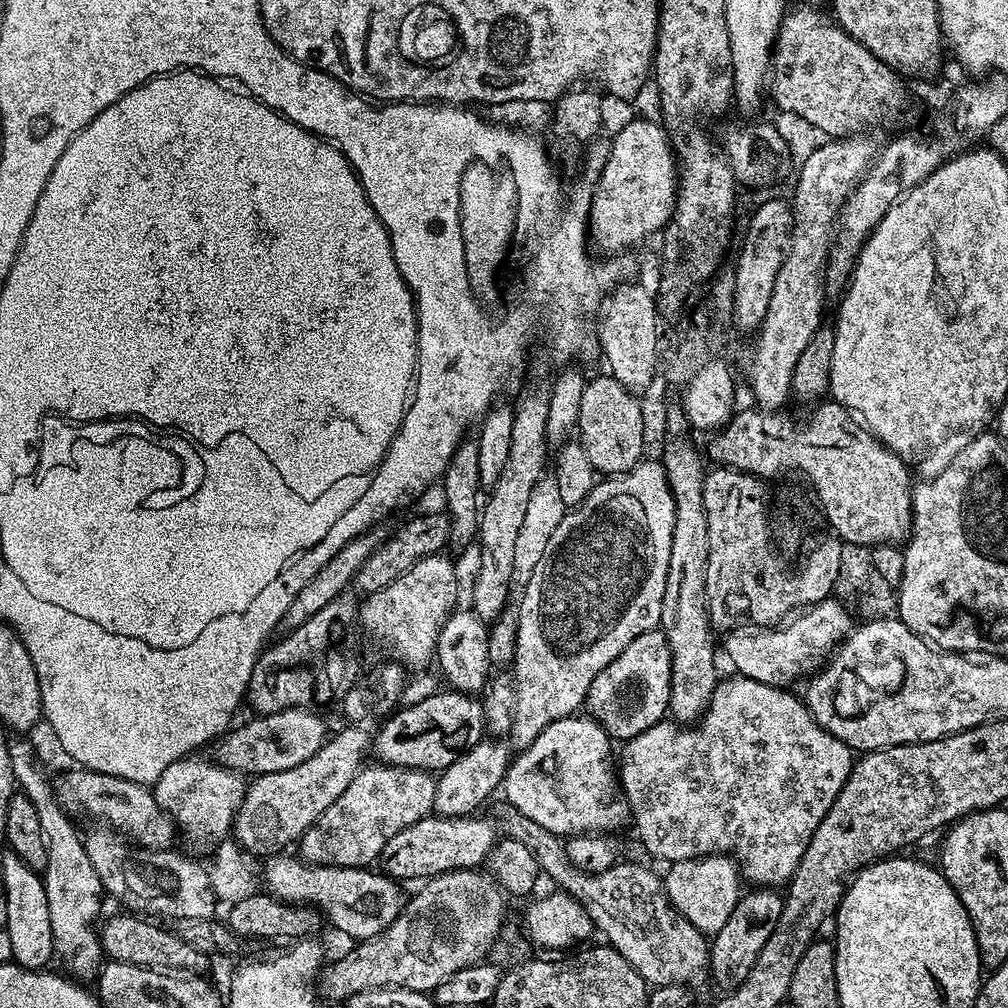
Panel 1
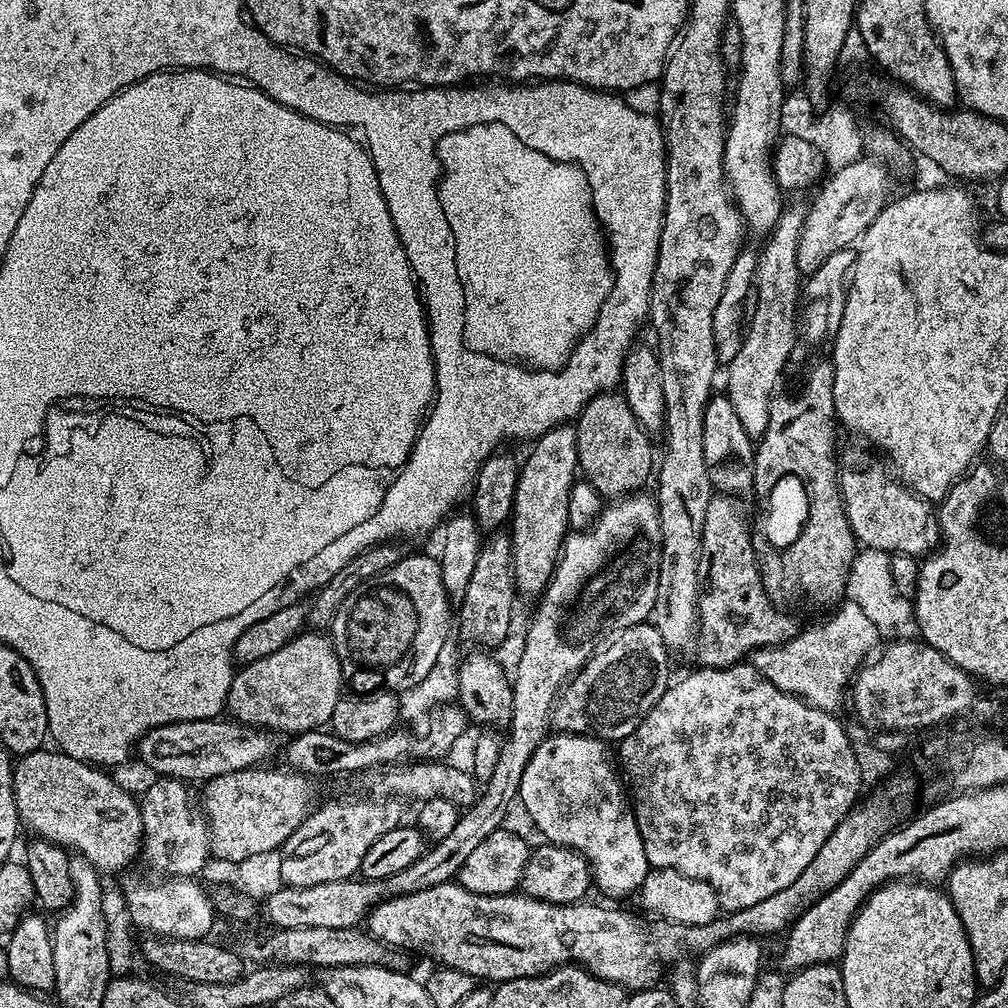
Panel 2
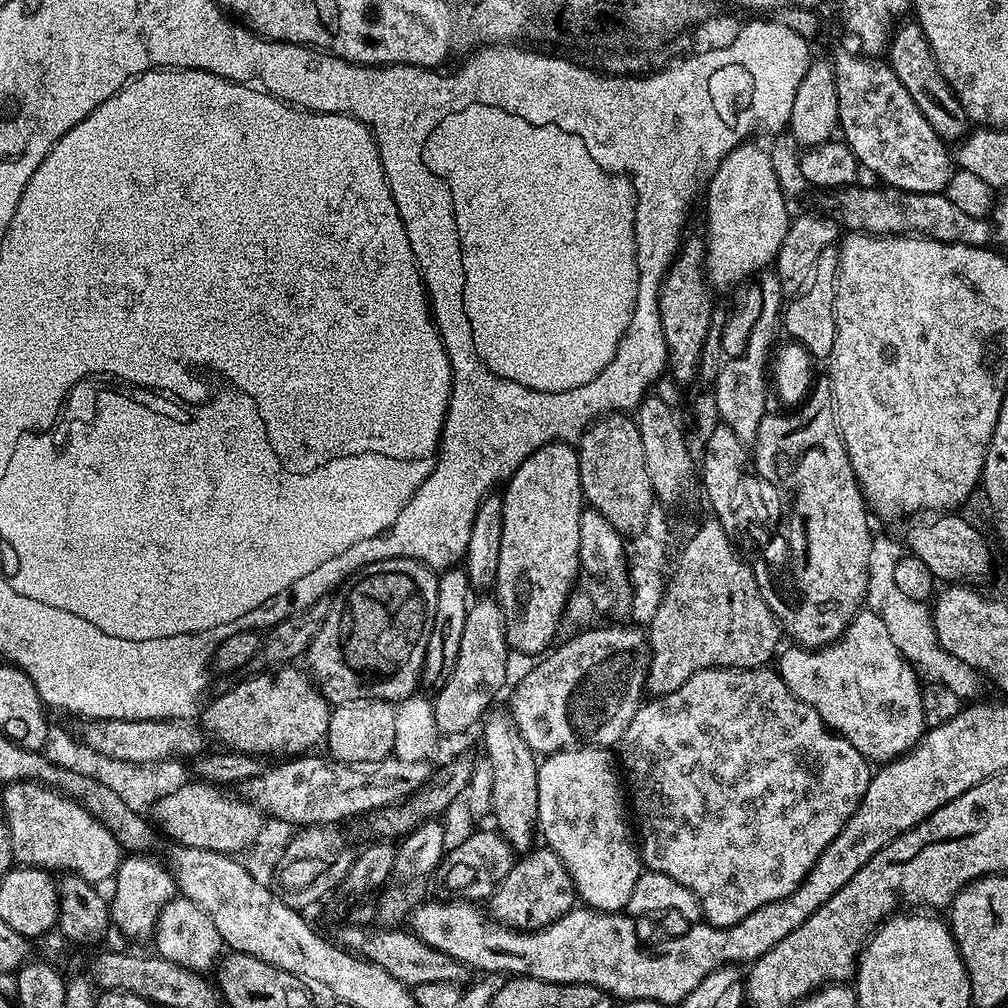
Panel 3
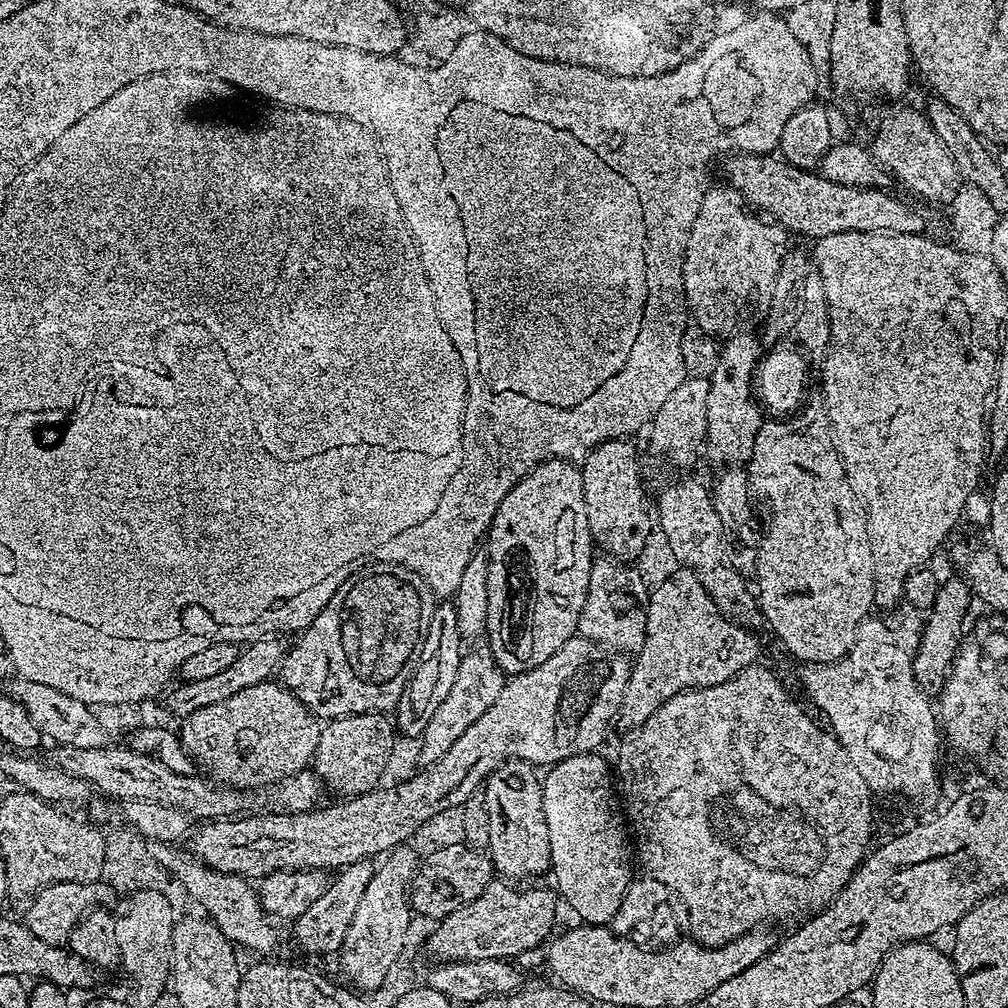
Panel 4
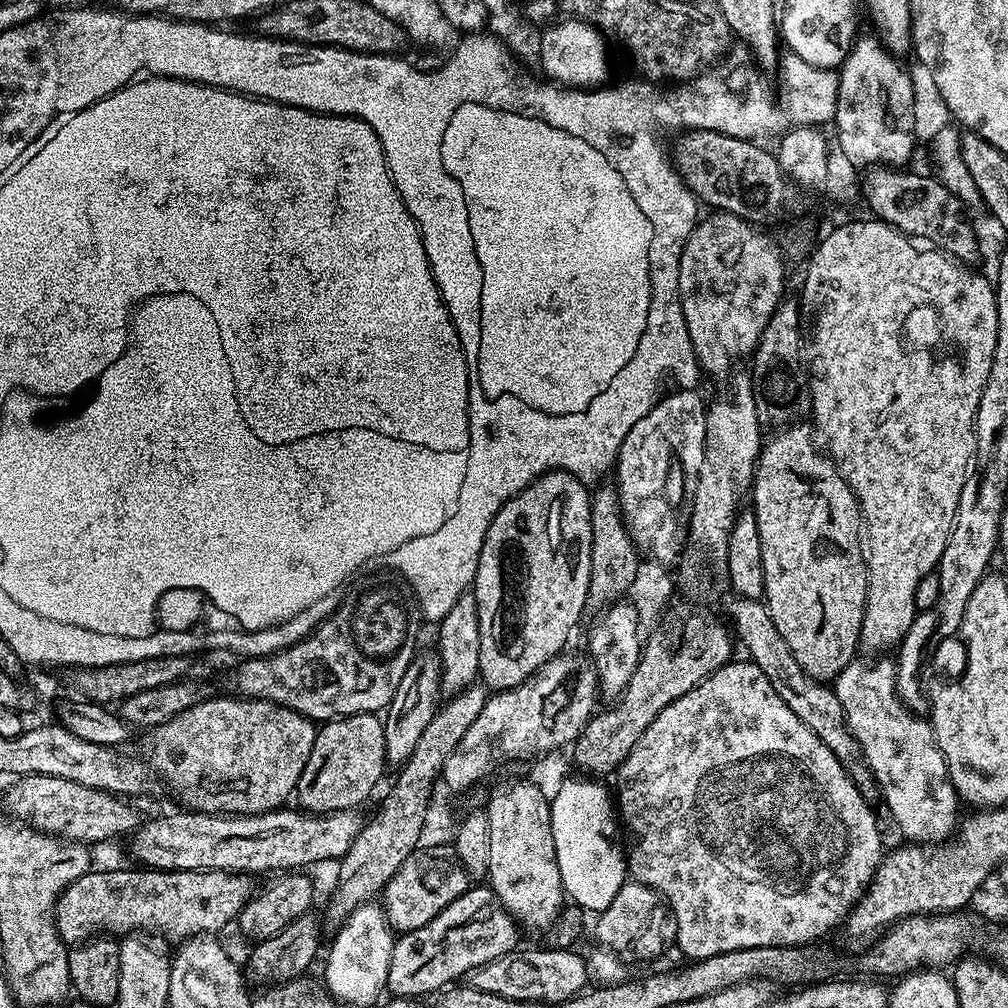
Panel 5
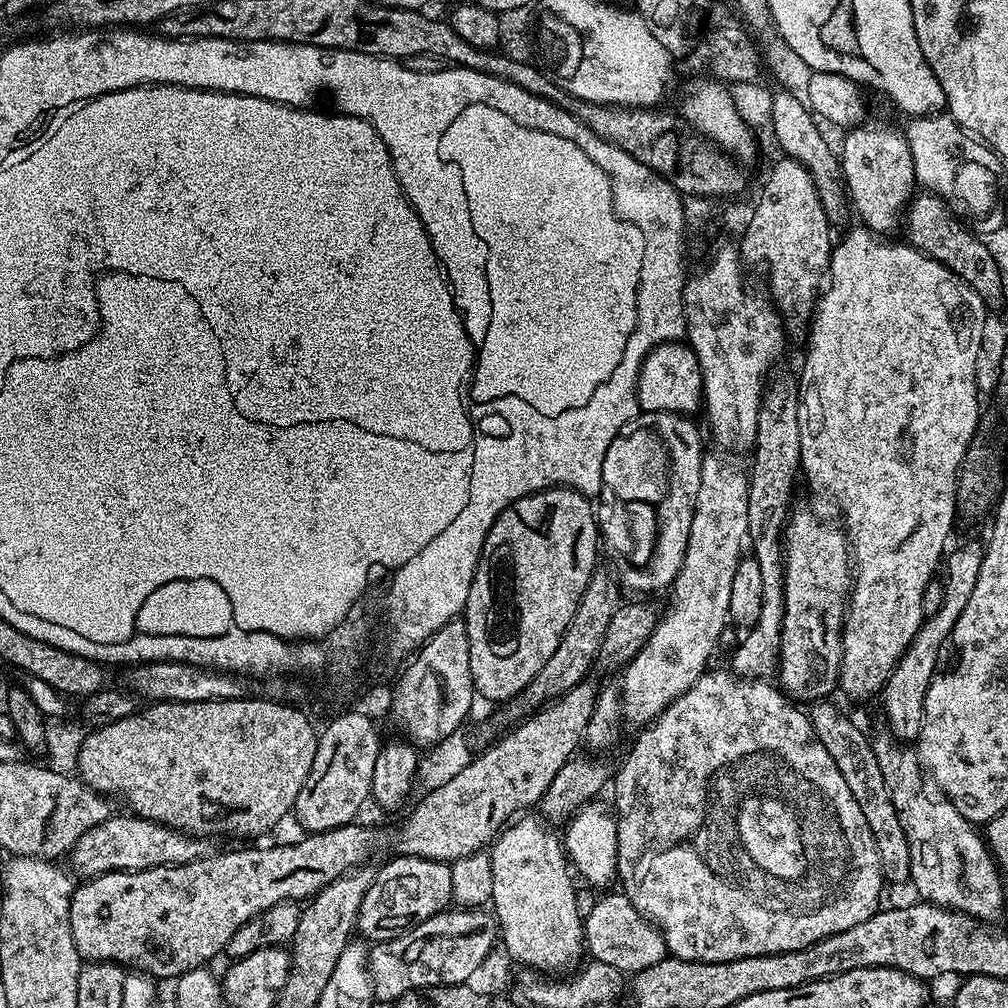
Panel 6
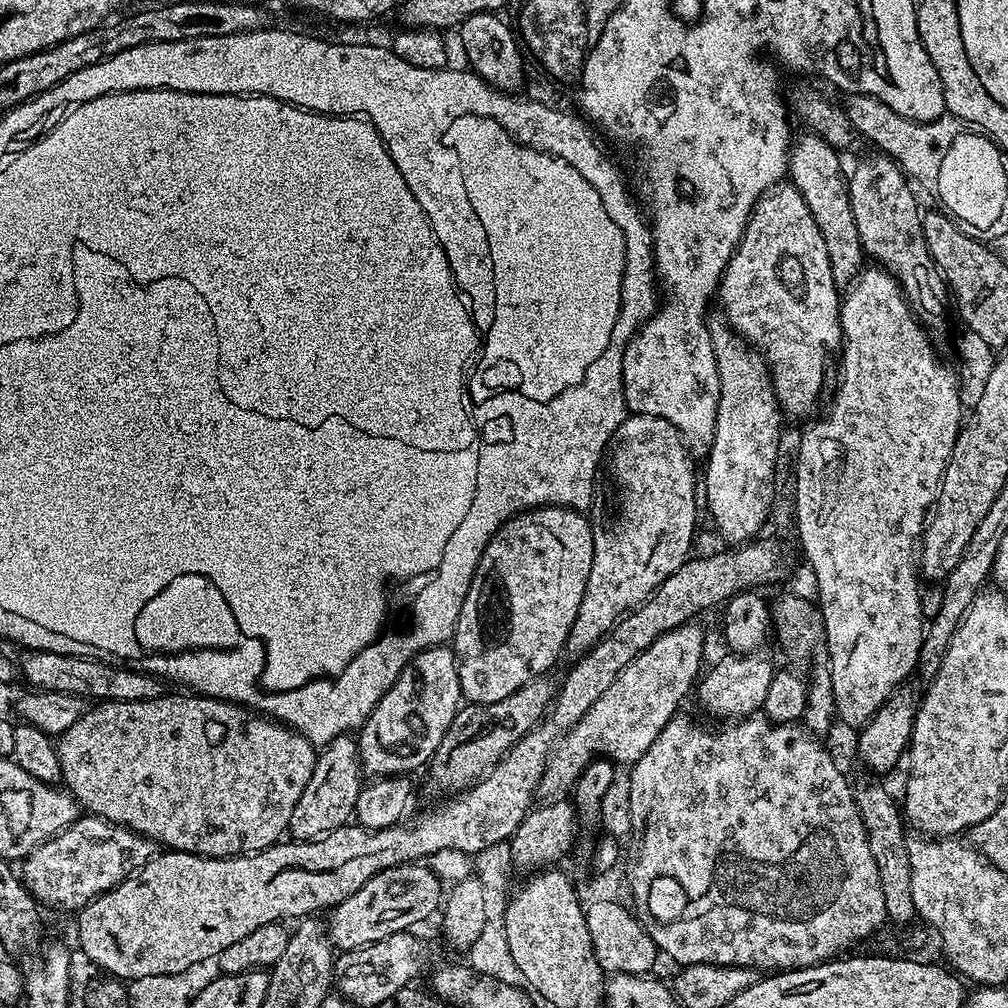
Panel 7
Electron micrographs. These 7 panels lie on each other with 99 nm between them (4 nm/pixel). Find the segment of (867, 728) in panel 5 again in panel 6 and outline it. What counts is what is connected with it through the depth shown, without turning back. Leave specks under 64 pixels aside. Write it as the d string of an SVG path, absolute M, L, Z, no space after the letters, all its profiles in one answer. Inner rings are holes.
M891 734L883 735L872 740L872 749L878 758L878 766L882 766L882 778L886 778L886 790L890 790L894 810L898 810L898 822L902 822L902 830L906 830L906 846L910 846L910 884L916 887L920 895L917 897L921 901L937 904L940 908L949 908L976 922L996 922L1004 912L1004 884L1000 881L1001 869L983 835L948 799L935 800L928 796L924 789L926 773L920 766L915 747L897 740Z

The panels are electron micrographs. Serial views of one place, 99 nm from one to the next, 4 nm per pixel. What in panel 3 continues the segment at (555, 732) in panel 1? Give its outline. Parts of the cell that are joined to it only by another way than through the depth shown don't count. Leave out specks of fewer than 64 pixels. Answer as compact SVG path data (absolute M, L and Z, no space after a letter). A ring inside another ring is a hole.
M569 748L548 755L539 761L536 773L538 774L538 821L539 835L544 835L543 843L547 847L554 850L554 854L558 854L558 858L562 858L562 862L566 866L566 870L570 874L570 878L576 887L576 894L581 905L589 908L595 908L598 912L620 912L622 906L628 905L630 902L630 894L634 890L634 882L640 877L638 865L641 863L642 857L638 851L638 840L635 835L628 833L628 824L624 821L624 808L620 805L620 788L622 792L622 780L618 775L617 769L614 767L614 756L607 748Z

